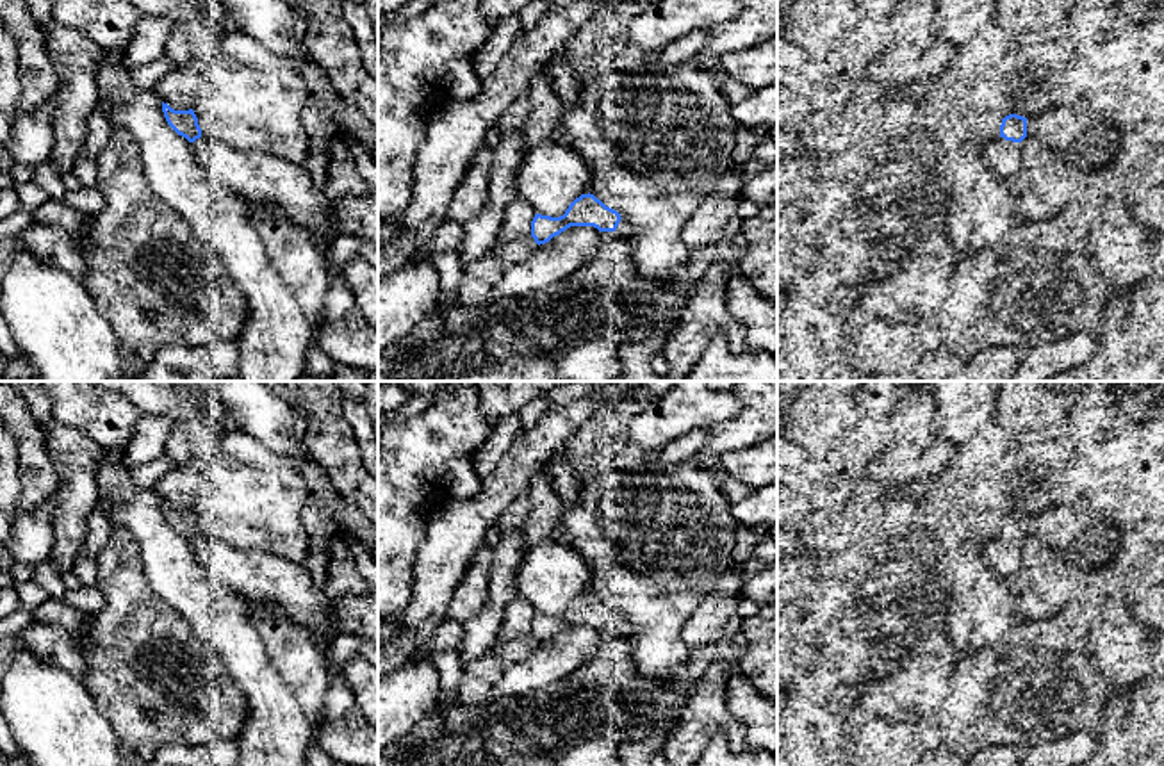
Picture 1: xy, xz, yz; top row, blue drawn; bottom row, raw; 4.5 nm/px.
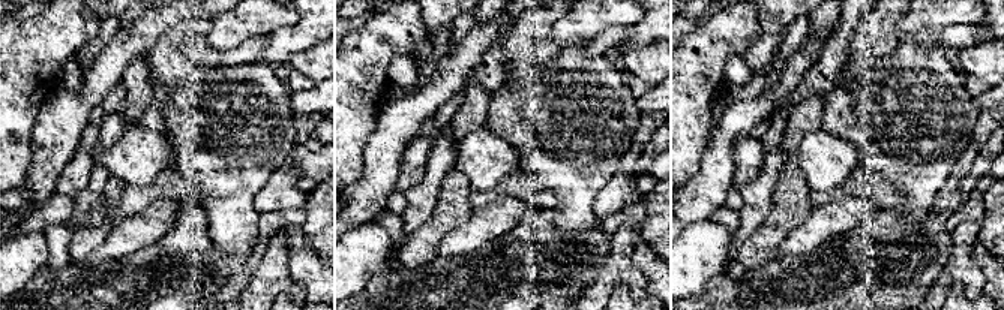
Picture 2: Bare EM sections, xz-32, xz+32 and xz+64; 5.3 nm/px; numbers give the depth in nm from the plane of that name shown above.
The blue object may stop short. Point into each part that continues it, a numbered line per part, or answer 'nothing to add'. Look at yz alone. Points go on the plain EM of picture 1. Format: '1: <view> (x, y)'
1: yz (1004, 554)

